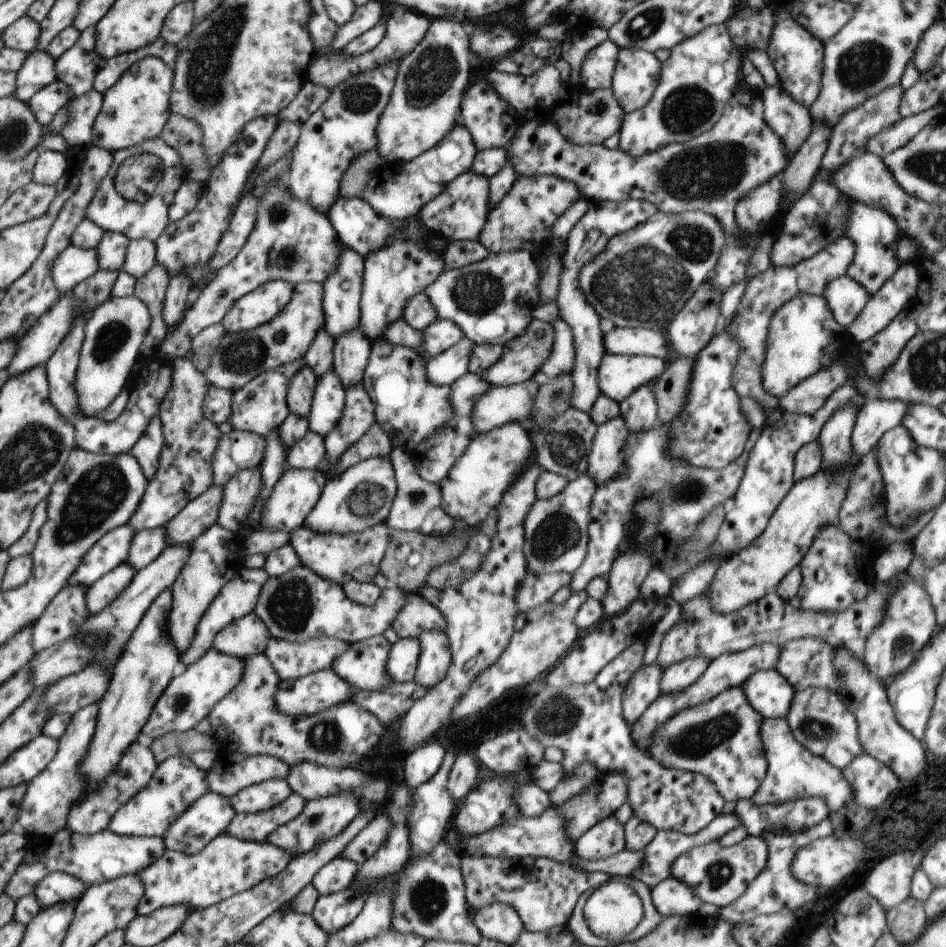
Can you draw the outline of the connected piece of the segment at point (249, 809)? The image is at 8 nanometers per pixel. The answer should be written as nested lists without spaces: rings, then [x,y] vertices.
[[[286,779],[265,780],[257,785],[246,787],[237,795],[230,797],[236,814],[254,814],[270,810],[282,801],[285,801],[291,794],[292,789]]]

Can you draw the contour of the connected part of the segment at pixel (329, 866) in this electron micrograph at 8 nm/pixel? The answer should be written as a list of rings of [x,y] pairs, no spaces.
[[[338,855],[318,870],[311,880],[312,886],[320,895],[340,892],[349,886],[358,870],[358,863],[347,859],[344,855]]]

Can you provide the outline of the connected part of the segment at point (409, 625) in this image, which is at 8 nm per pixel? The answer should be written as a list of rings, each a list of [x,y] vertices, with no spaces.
[[[406,591],[406,603],[393,620],[391,627],[400,639],[418,638],[426,631],[440,631],[445,633],[447,620],[434,605],[419,596],[417,592]]]

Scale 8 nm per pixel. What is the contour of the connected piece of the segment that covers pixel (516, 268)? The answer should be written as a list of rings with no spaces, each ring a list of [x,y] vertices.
[[[524,249],[507,253],[490,253],[488,258],[480,262],[459,269],[442,271],[426,288],[425,293],[430,298],[438,318],[454,321],[462,329],[464,337],[475,342],[476,345],[504,346],[524,334],[530,321],[534,320],[533,310],[541,304],[539,270],[533,261],[534,257],[532,252]]]

